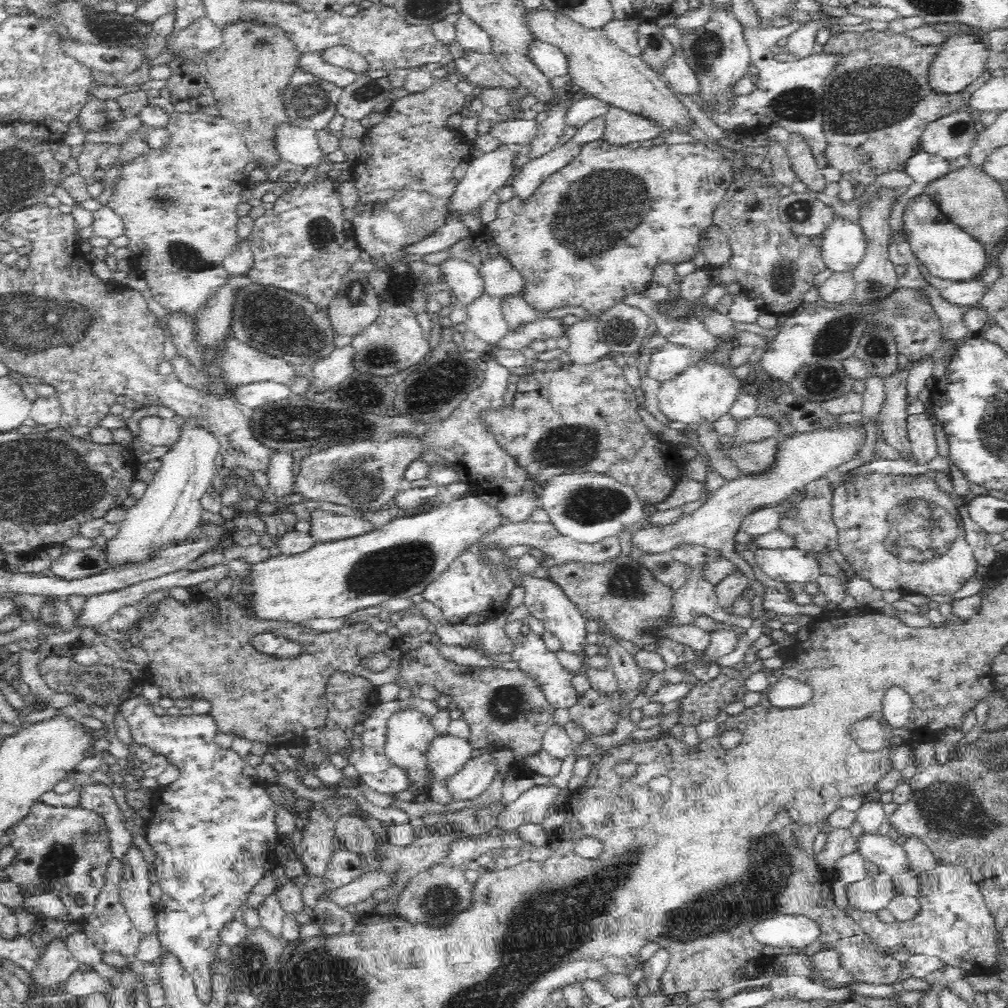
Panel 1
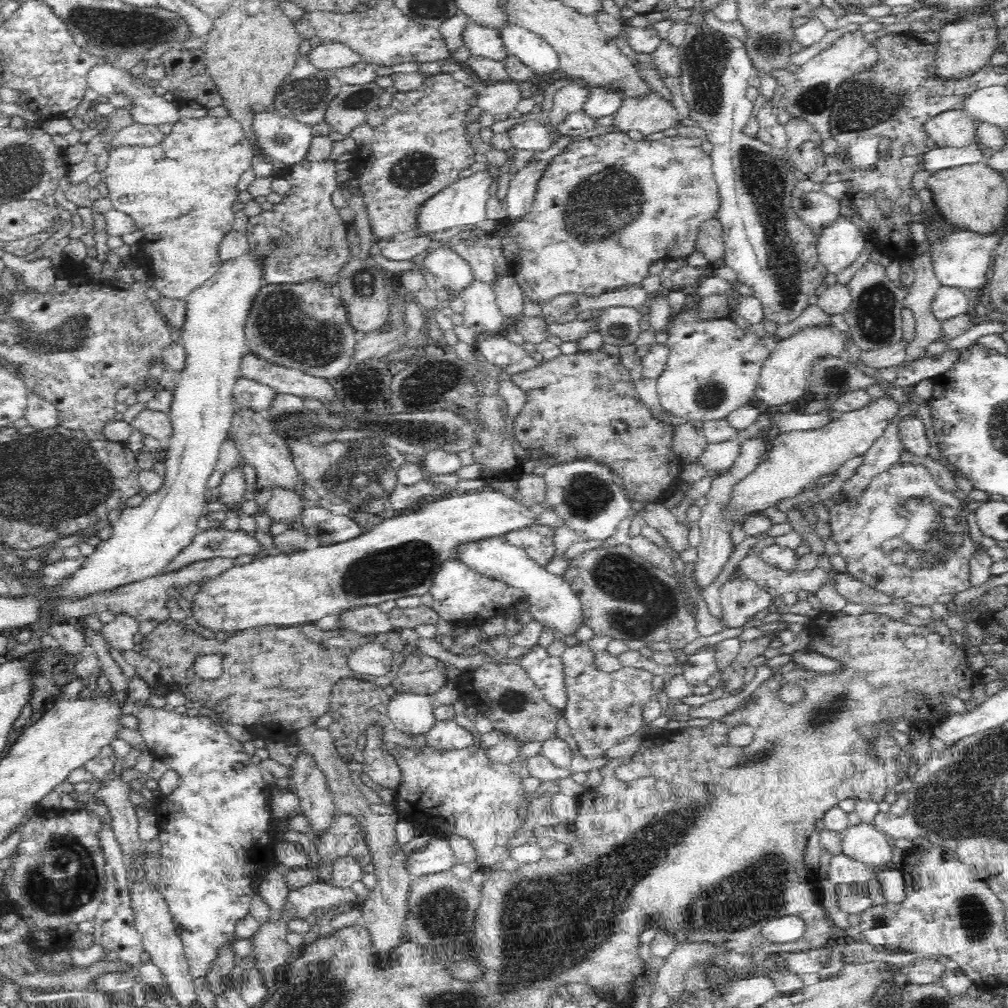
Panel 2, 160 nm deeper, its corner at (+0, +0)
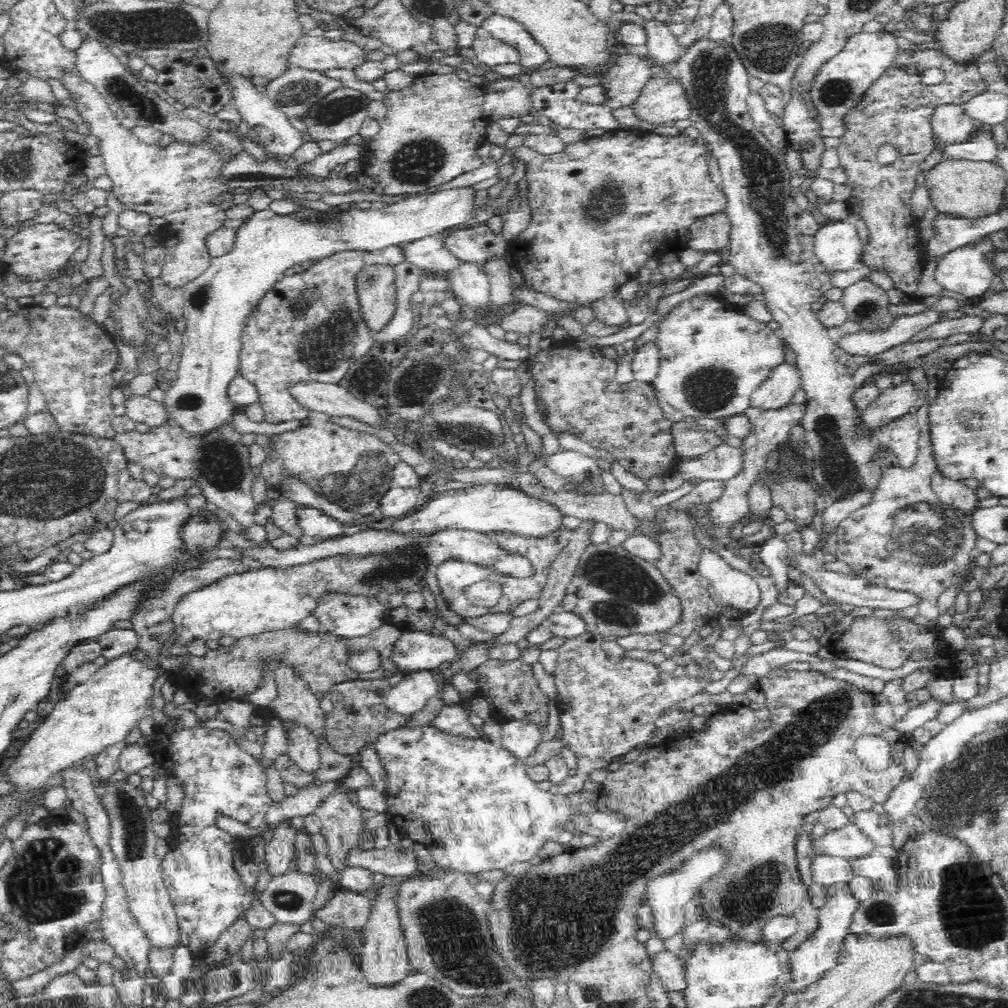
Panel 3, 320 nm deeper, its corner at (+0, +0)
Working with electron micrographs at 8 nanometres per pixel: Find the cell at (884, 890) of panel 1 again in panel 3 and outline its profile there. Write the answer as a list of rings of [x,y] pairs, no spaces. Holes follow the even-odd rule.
[[[847,883],[839,884],[831,890],[831,896],[825,904],[819,908],[818,930],[808,941],[803,942],[797,950],[791,954],[790,968],[794,980],[790,989],[786,992],[797,993],[804,990],[810,983],[816,982],[827,970],[836,966],[840,947],[844,937],[849,933],[849,926],[854,918],[854,912],[860,906],[860,900],[854,896],[852,888]]]

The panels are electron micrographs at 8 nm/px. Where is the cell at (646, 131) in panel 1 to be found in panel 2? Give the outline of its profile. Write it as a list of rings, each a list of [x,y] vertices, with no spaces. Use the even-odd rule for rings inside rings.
[[[658,92],[642,98],[626,98],[611,114],[614,128],[626,134],[636,130],[643,136],[658,134],[676,124],[678,113],[672,101],[665,100]]]

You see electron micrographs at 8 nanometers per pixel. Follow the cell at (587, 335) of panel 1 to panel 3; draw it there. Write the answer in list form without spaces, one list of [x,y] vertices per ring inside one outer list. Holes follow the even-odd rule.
[[[620,129],[606,131],[606,133],[587,137],[578,142],[566,145],[556,154],[538,155],[528,162],[526,166],[525,178],[529,184],[529,202],[531,205],[531,220],[526,226],[526,230],[520,232],[520,236],[509,242],[508,252],[512,257],[512,264],[522,275],[524,285],[530,290],[544,293],[548,296],[578,301],[582,304],[590,304],[602,297],[610,296],[617,291],[625,282],[636,279],[638,272],[650,258],[659,256],[663,252],[679,254],[688,249],[689,231],[694,222],[705,217],[710,217],[724,212],[726,208],[726,196],[722,193],[721,186],[716,186],[710,179],[709,156],[705,143],[685,135],[664,136],[654,132],[641,132],[630,129]]]

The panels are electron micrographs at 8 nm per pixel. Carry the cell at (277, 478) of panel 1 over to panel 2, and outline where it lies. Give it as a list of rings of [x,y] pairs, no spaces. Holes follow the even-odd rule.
[[[278,486],[272,490],[271,499],[265,510],[274,522],[290,524],[300,519],[304,504],[300,494],[295,490]]]

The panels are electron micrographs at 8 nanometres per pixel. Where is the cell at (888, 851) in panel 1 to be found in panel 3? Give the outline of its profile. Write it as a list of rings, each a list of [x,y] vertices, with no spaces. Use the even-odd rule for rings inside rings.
[[[849,822],[838,830],[826,830],[821,838],[813,838],[816,854],[832,855],[852,861],[872,857],[878,846],[868,833]]]

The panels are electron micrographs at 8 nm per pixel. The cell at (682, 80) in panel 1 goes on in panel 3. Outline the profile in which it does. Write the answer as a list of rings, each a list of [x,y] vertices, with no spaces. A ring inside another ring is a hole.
[[[645,20],[644,29],[648,37],[648,56],[658,66],[668,66],[674,64],[681,57],[683,52],[675,41],[675,36],[670,33],[668,24],[660,21]]]

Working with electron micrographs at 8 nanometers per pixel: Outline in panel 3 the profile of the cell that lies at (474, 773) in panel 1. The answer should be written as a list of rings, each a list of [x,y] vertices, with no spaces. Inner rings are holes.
[[[518,721],[501,724],[502,749],[506,749],[512,757],[524,761],[542,744],[542,733],[536,725]]]

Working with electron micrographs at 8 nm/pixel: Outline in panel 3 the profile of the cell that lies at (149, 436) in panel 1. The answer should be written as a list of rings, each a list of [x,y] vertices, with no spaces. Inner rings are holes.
[[[131,394],[125,401],[125,414],[135,423],[142,422],[150,428],[160,428],[170,421],[168,411],[162,403],[147,395]]]

